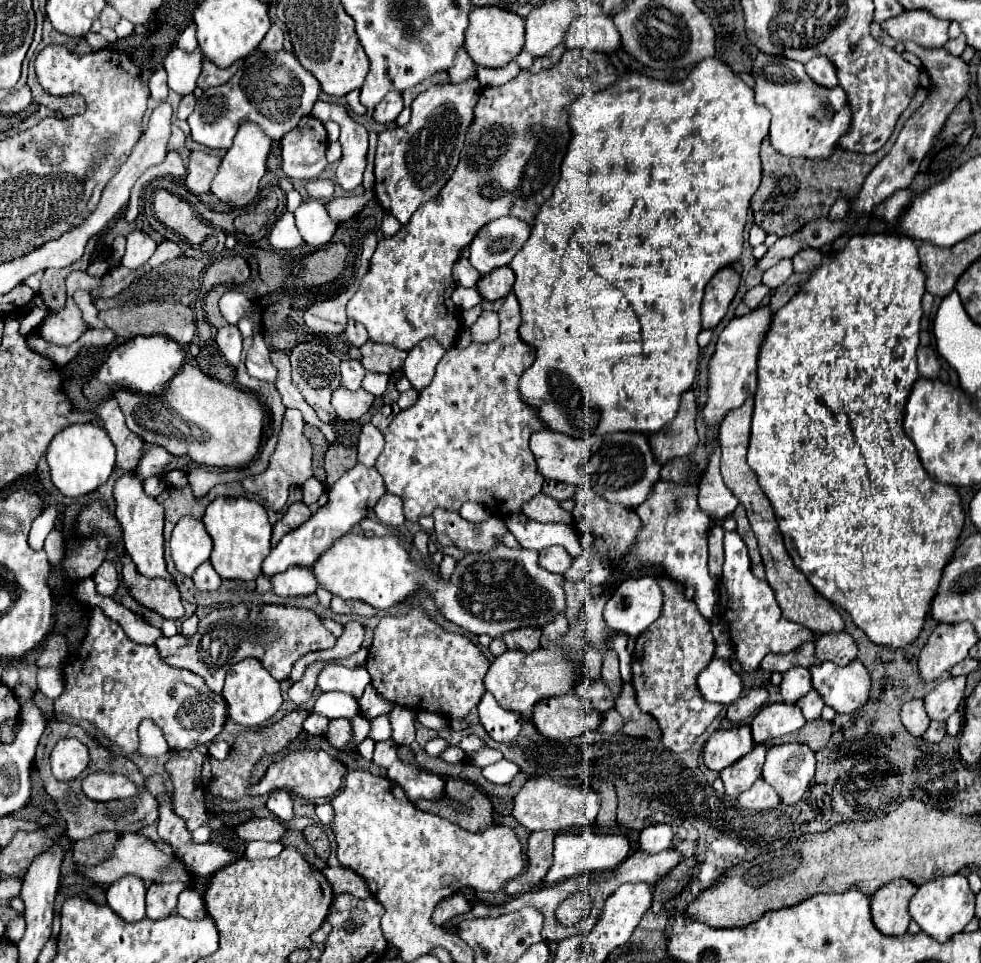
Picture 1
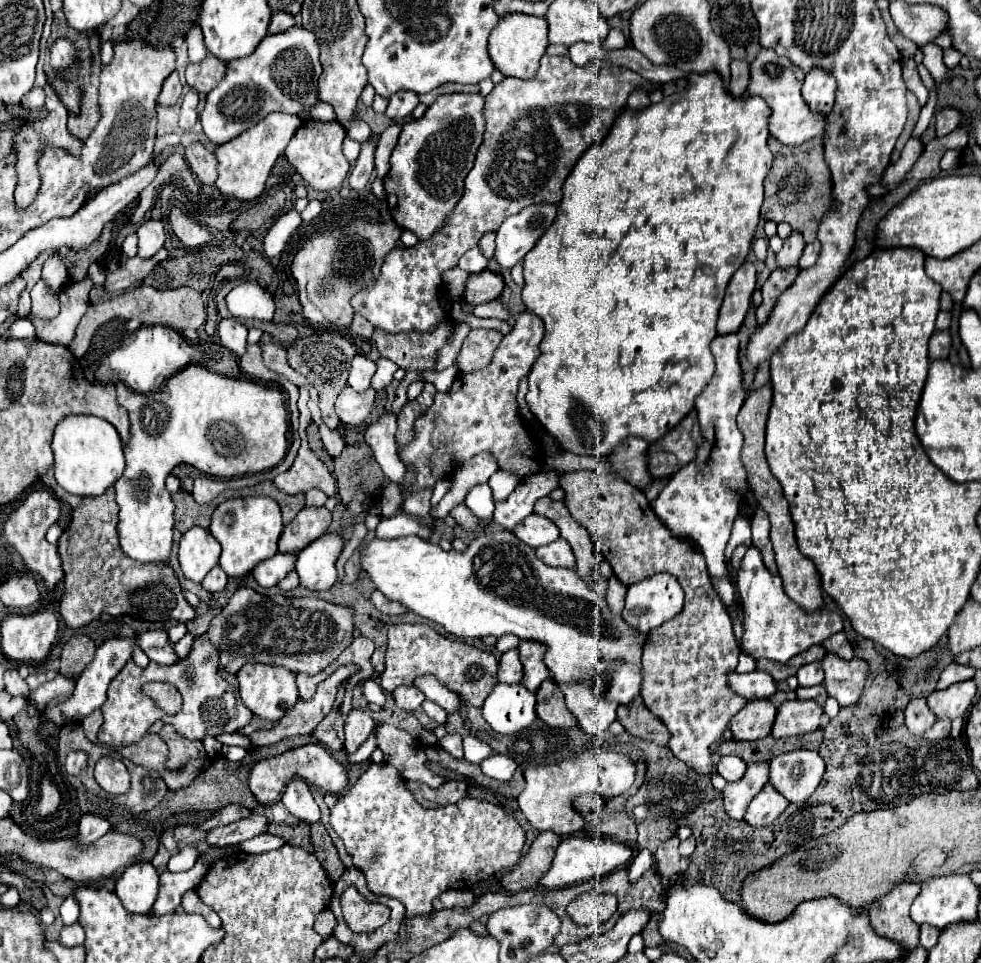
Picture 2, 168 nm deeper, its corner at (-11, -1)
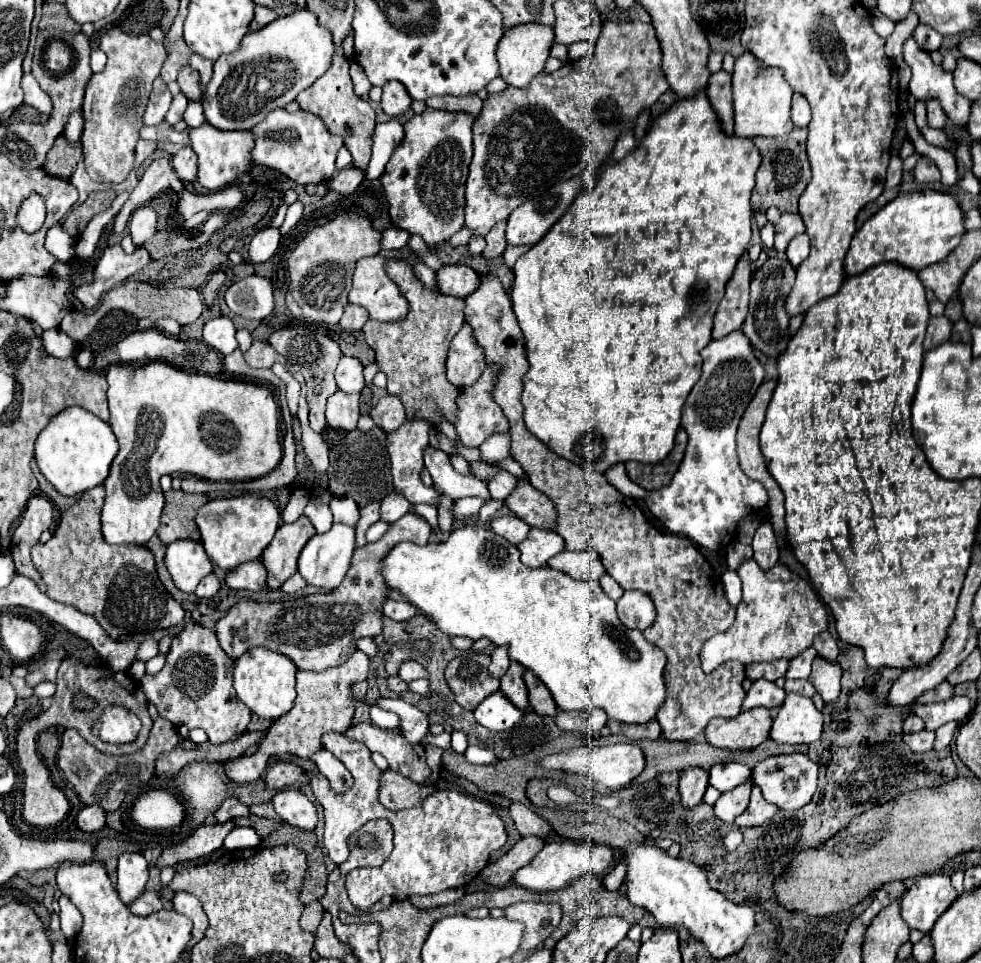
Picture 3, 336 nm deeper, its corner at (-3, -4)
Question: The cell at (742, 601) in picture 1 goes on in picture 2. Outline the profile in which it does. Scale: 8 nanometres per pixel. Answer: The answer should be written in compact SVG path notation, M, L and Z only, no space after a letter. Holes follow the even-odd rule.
M748 547L742 565L736 573L736 589L742 601L744 611L744 633L740 639L740 651L754 657L754 659L770 659L770 661L790 661L794 655L814 647L822 645L828 637L842 631L842 619L840 615L828 611L826 607L816 613L806 613L790 601L790 597L784 591L782 577L772 575L766 565L762 563L760 551L756 547Z

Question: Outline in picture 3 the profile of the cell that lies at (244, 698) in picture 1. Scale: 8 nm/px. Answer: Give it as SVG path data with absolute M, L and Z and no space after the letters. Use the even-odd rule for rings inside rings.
M252 648L244 656L240 656L234 664L234 690L238 700L244 706L248 706L252 714L256 714L262 720L278 720L294 704L296 698L294 674L296 666L290 658L266 648Z

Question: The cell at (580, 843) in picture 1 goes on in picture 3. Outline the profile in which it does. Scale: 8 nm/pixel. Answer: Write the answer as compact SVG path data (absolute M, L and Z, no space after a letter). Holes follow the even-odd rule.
M572 840L548 842L526 868L520 868L514 874L514 882L530 892L552 892L570 886L574 880L578 880L584 874L604 876L614 866L614 862L616 862L616 852L602 844L572 842Z

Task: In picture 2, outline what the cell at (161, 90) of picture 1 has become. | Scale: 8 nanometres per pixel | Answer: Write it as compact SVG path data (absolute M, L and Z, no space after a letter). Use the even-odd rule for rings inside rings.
M174 71L166 81L163 82L161 92L158 96L158 103L164 107L172 107L182 94L182 84L179 74Z

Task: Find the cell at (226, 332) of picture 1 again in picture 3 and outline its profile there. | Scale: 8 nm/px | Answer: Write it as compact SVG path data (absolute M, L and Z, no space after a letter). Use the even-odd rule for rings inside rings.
M226 316L212 318L204 326L204 342L224 356L232 354L238 348L238 342L236 342L234 334L236 334L236 328L234 328L232 320L226 318Z

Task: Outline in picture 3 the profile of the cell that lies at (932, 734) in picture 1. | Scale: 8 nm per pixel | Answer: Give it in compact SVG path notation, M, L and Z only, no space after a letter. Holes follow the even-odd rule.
M920 730L920 732L914 732L914 734L904 734L904 742L910 746L912 752L932 750L934 738L936 738L936 734L930 732L930 730Z

